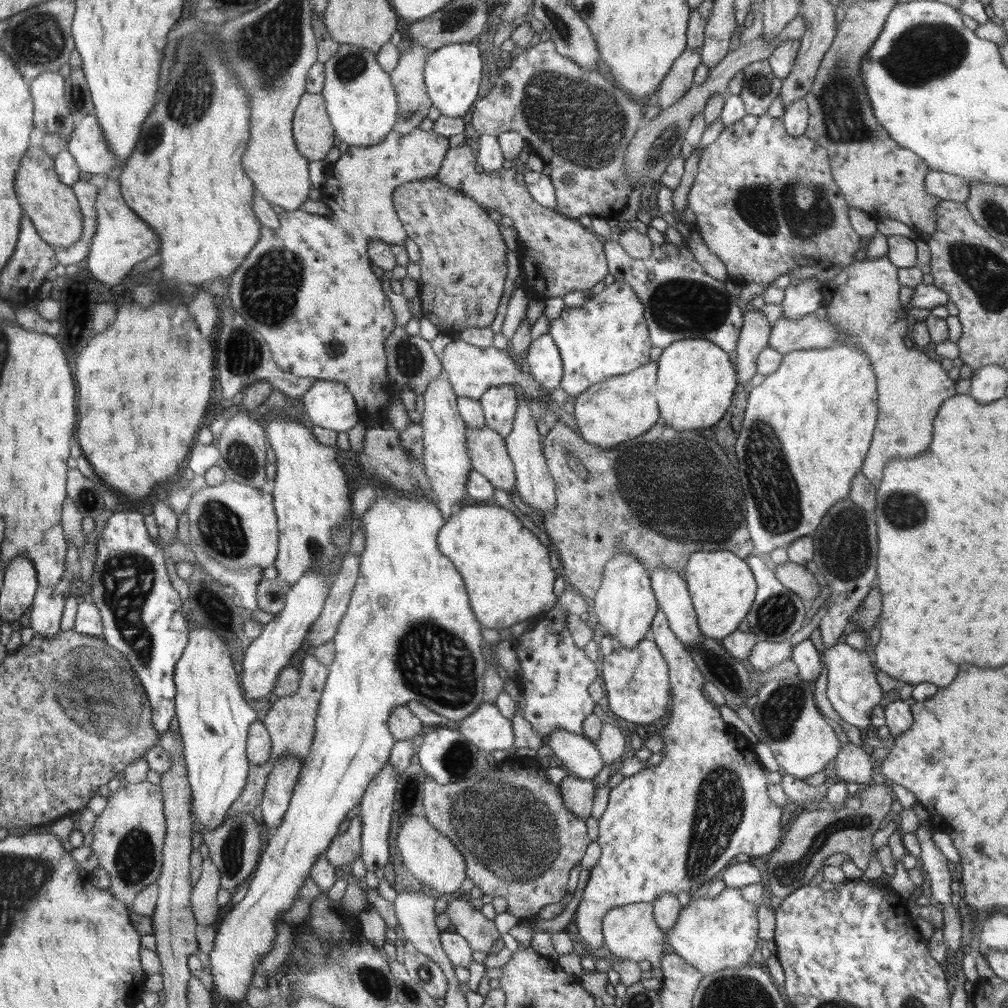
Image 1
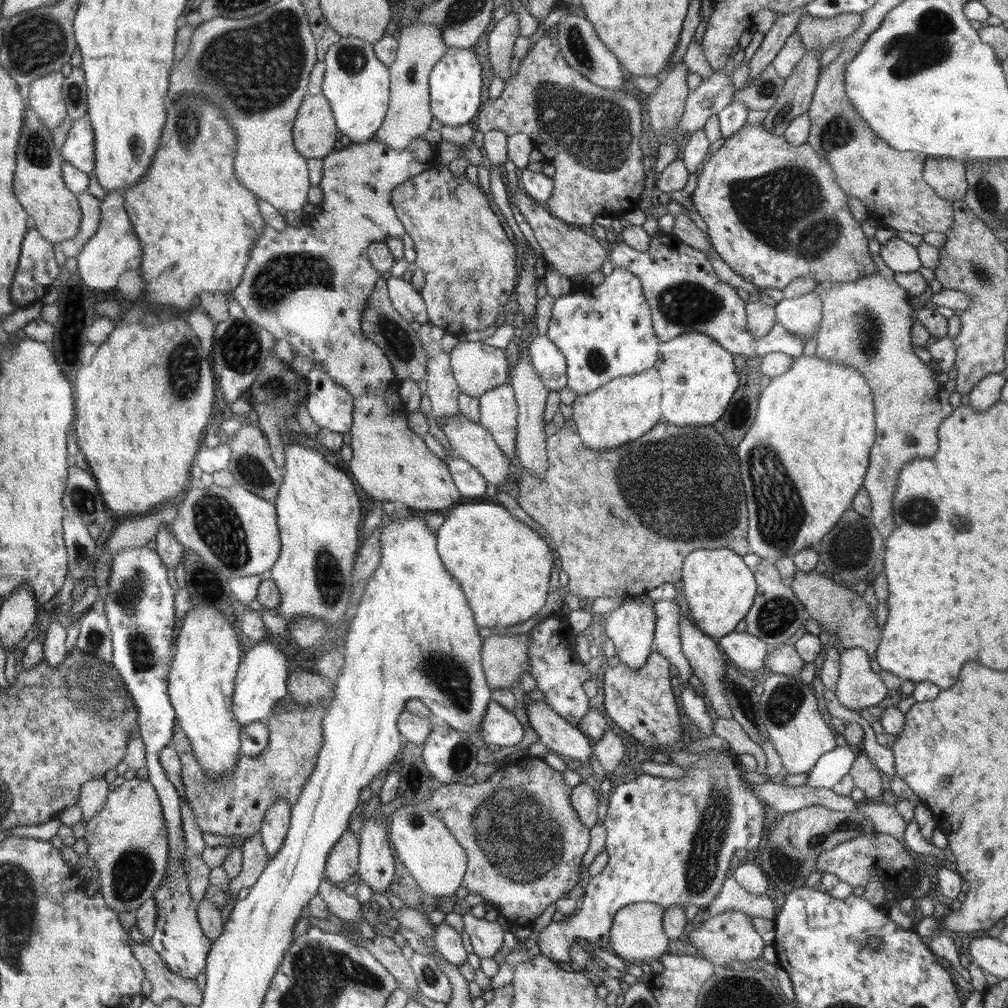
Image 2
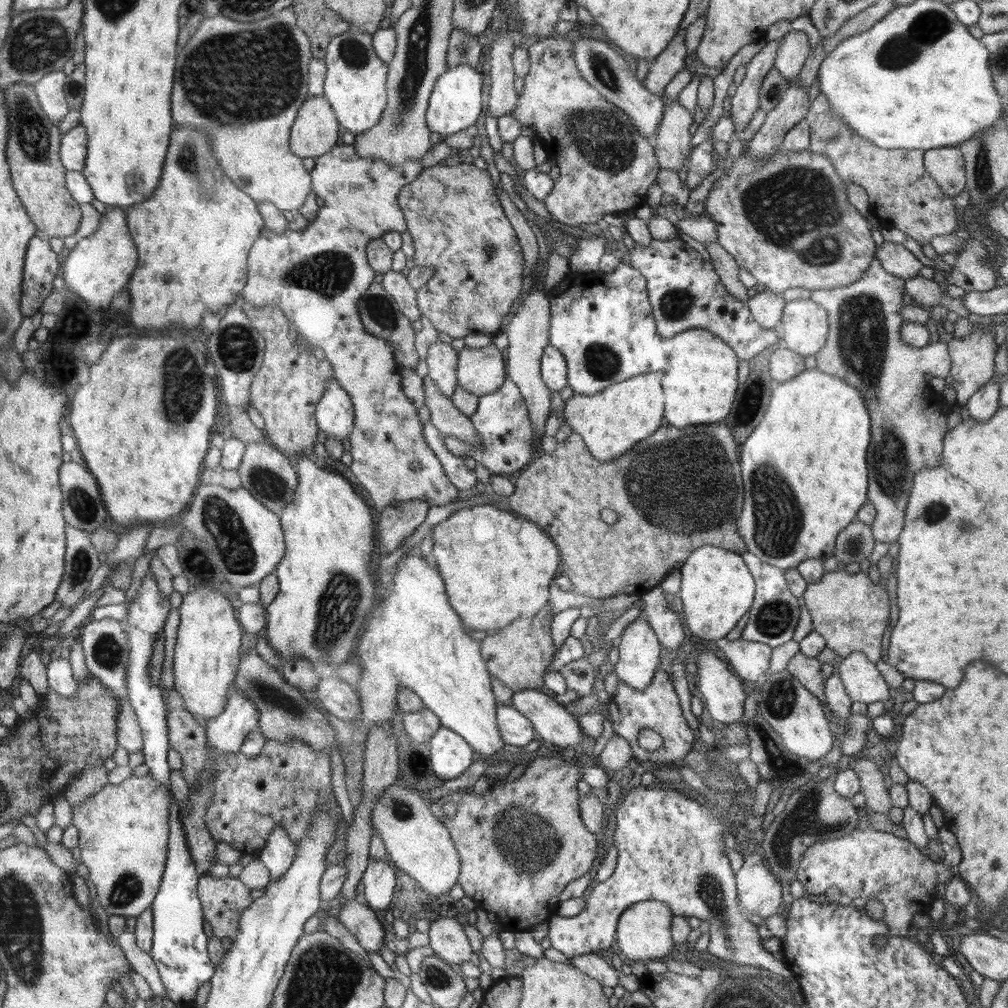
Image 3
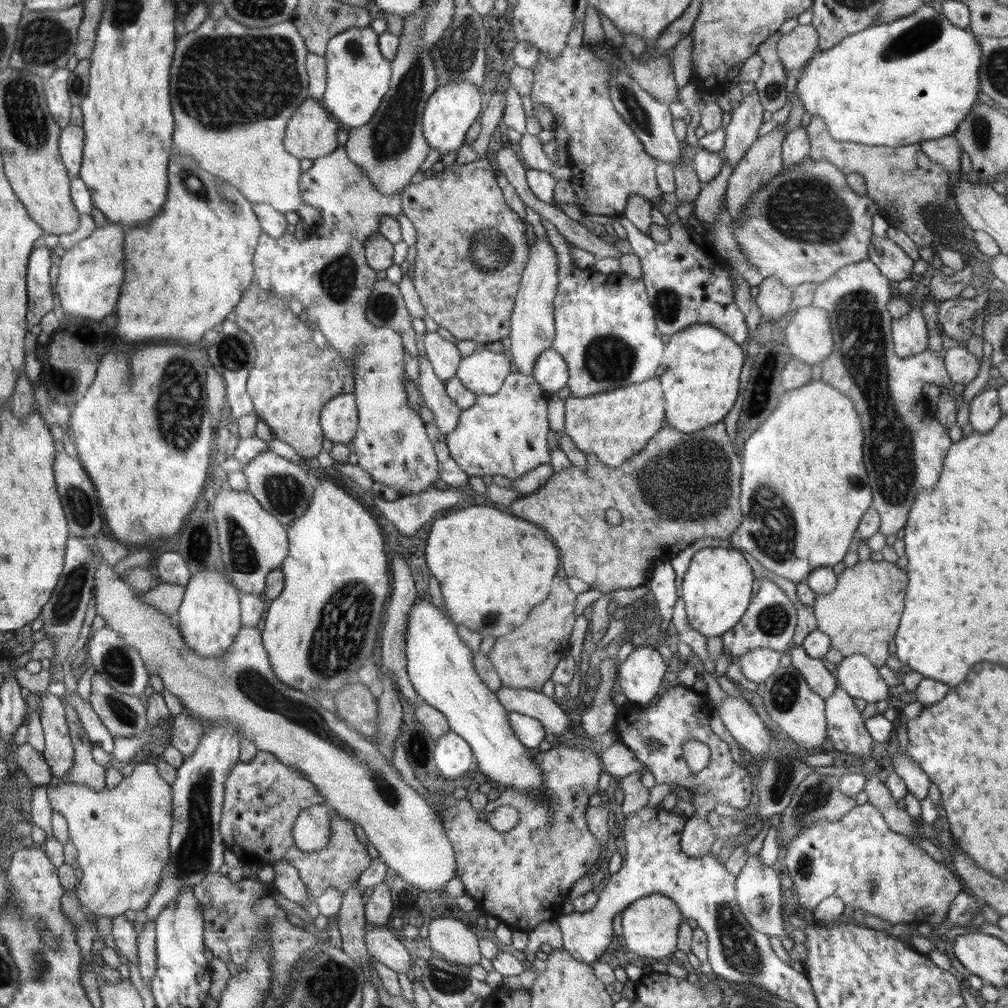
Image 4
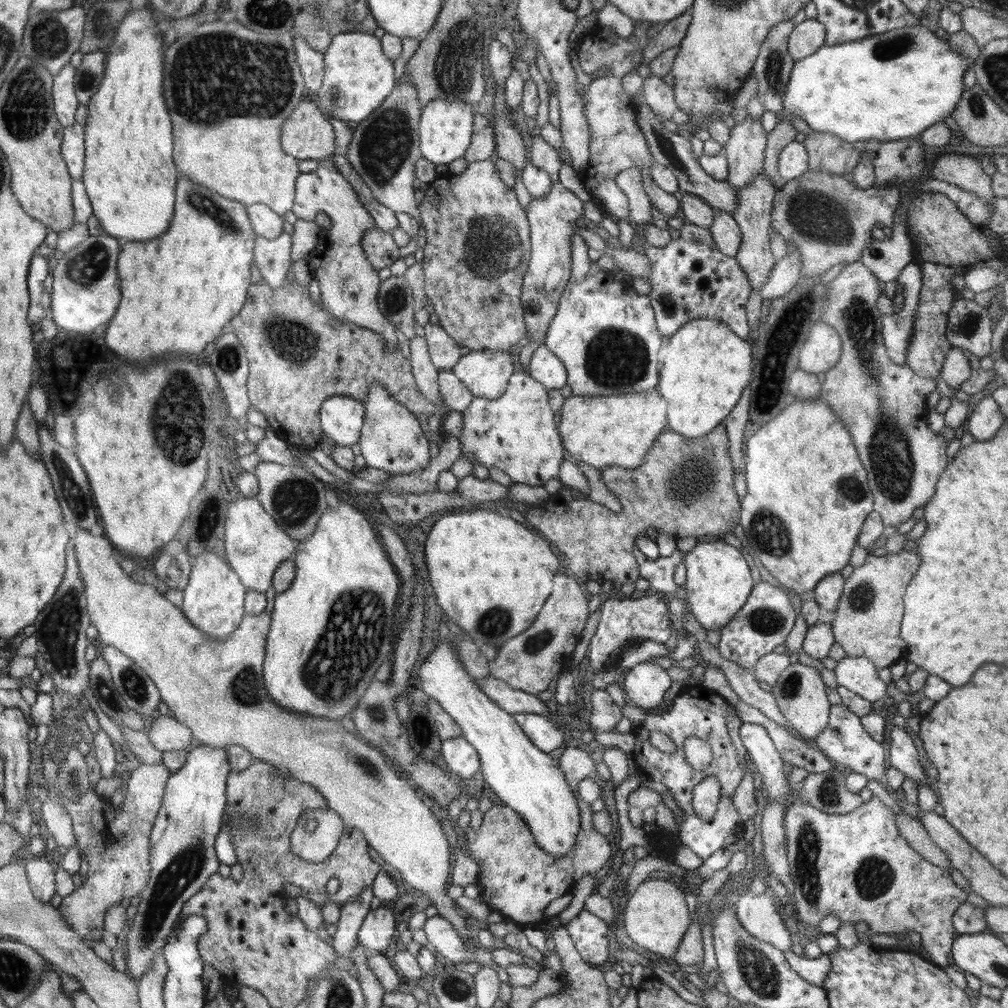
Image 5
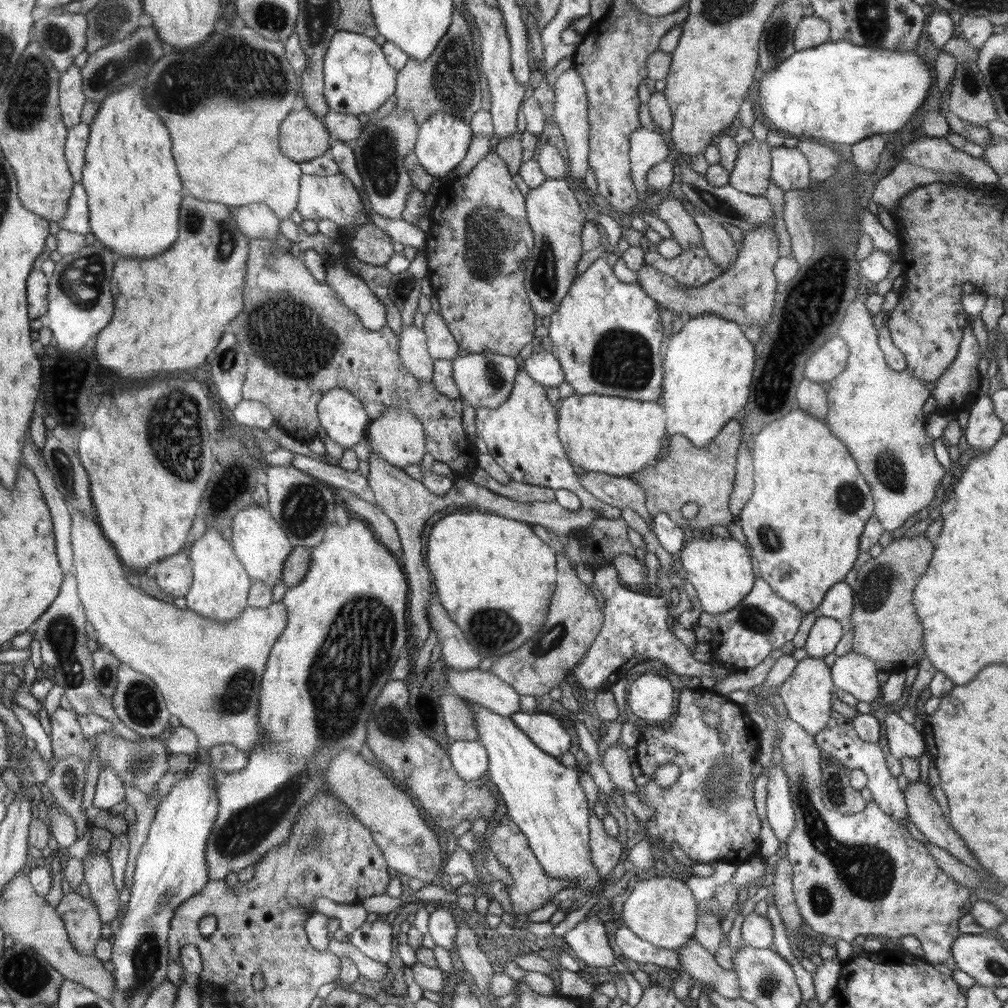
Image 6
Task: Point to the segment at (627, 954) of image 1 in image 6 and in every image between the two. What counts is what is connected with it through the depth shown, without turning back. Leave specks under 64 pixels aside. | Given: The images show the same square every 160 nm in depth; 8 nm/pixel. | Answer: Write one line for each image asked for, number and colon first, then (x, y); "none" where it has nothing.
2: (637, 933)
3: (643, 932)
4: (650, 925)
5: (656, 917)
6: (661, 910)

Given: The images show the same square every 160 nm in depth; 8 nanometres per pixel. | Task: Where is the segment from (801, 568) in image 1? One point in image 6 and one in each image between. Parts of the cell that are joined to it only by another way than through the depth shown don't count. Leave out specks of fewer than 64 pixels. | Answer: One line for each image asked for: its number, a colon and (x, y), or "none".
2: (843, 612)
3: (850, 611)
4: (861, 615)
5: (868, 617)
6: (886, 629)

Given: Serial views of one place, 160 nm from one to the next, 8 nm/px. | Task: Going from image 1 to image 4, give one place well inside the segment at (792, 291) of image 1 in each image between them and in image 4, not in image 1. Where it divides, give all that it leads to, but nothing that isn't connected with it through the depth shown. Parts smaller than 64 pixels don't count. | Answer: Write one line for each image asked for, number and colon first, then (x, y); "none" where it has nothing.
2: (801, 316)
3: (804, 328)
4: (808, 333)

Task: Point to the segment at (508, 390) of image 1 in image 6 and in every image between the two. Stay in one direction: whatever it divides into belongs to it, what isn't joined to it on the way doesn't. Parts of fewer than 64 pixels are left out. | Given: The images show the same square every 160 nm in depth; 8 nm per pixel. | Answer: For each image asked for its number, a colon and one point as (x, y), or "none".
2: (498, 410)
3: (501, 420)
4: (507, 434)
5: (517, 433)
6: (522, 436)

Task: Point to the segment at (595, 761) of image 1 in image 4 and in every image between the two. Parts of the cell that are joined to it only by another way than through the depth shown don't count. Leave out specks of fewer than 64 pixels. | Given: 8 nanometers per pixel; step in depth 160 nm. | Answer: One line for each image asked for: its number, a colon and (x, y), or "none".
2: (560, 737)
3: (550, 719)
4: (533, 703)

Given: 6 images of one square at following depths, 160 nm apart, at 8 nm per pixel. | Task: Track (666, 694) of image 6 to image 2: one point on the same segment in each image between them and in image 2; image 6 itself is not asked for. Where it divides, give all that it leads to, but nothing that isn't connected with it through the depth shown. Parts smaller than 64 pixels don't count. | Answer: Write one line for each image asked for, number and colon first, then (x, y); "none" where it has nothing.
2: (631, 627)
3: (639, 658)
4: (640, 676)
5: (645, 684)

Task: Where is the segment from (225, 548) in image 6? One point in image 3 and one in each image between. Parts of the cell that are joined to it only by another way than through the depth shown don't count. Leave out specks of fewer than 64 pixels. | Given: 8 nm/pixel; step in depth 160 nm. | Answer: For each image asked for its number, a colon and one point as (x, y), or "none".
3: (207, 651)
4: (209, 618)
5: (213, 600)

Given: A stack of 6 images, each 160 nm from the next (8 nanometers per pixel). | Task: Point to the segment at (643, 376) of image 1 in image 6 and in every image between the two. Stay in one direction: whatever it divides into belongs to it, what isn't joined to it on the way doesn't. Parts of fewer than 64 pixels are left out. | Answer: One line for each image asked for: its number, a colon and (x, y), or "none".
2: (625, 408)
3: (612, 421)
4: (615, 425)
5: (603, 431)
6: (612, 435)

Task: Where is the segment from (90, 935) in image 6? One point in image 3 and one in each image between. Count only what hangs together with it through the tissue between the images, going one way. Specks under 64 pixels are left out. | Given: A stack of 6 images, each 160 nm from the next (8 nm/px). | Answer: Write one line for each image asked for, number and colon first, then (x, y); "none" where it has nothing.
3: (123, 830)
4: (121, 836)
5: (116, 839)

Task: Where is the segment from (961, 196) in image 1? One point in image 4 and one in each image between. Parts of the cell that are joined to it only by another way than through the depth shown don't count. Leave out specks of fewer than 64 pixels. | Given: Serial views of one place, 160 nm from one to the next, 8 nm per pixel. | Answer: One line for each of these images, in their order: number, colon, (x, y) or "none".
2: (946, 176)
3: (946, 166)
4: (945, 150)

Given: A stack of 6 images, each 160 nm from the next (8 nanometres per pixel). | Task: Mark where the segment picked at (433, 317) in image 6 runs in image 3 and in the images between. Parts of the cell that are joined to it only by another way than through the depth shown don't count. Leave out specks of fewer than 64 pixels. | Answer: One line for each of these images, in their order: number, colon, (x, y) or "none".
3: (441, 359)
4: (444, 356)
5: (444, 351)

